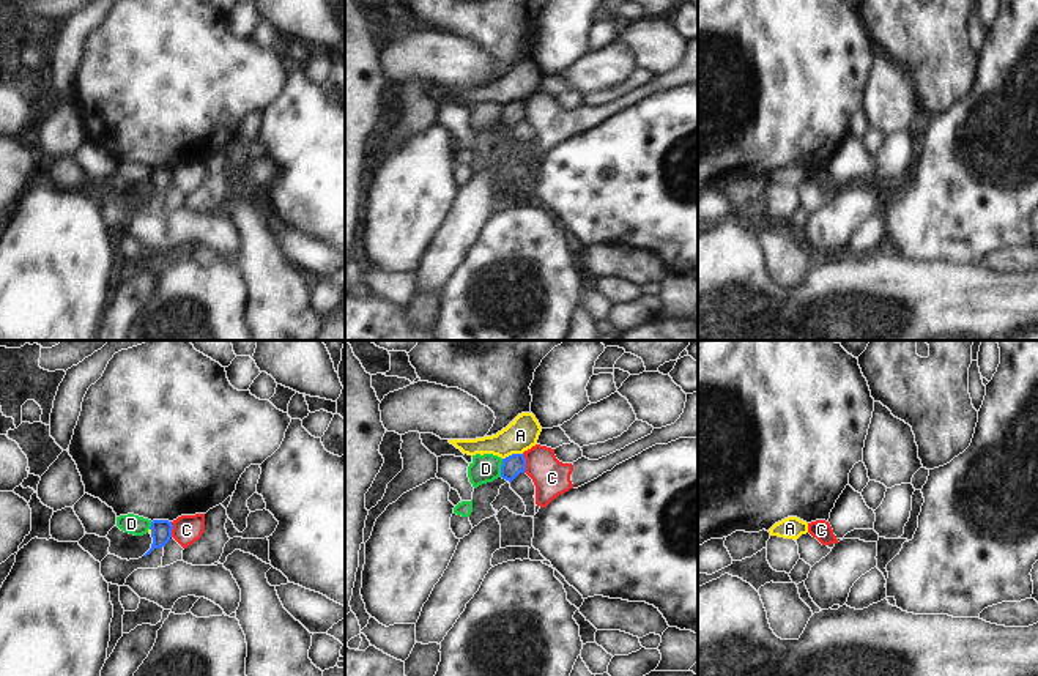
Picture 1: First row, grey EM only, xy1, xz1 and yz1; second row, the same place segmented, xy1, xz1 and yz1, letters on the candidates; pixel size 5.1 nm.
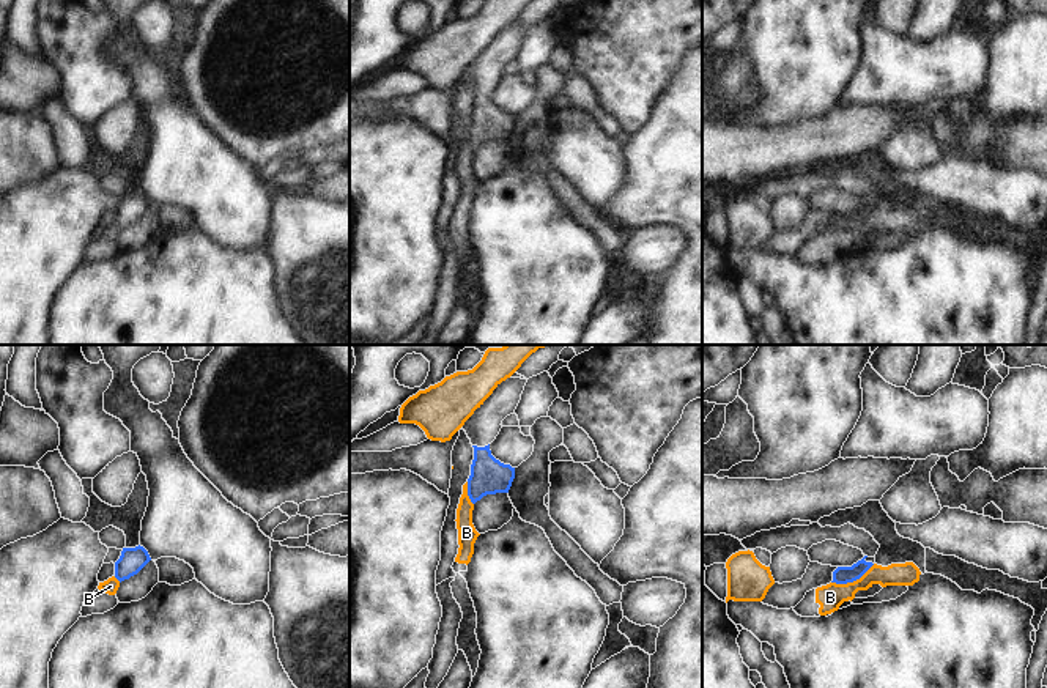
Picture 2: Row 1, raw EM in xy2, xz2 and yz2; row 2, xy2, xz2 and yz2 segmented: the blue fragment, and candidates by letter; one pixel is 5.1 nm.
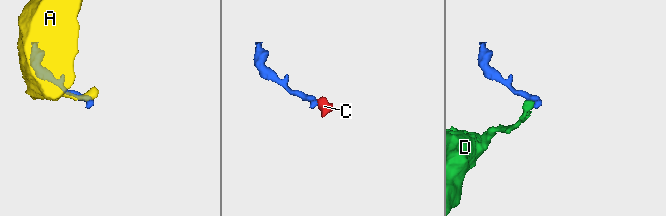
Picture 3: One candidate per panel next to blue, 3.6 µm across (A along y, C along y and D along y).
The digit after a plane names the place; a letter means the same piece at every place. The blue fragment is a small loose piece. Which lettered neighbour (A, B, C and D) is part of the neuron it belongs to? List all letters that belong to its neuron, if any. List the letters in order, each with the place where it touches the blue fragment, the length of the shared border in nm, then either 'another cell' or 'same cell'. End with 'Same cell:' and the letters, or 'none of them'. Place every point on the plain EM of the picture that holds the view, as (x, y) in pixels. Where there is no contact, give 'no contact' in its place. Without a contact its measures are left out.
A: meets blue in xz1 at (512, 101); contact 110 nm long; another cell
B: meets blue in yz2 at (852, 229); contact 240 nm long; another cell
C: meets blue in xz1 at (525, 111); contact 100 nm long; another cell
D: meets blue in xz1 at (501, 115); contact 100 nm long; another cell
Same cell: none of them

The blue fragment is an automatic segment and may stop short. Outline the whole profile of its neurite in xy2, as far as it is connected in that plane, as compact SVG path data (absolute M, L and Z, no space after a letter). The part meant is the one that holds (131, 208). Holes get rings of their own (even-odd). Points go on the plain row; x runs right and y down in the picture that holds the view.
M143 194L123 195L120 206L115 209L115 225L121 230L137 222L151 208Z

